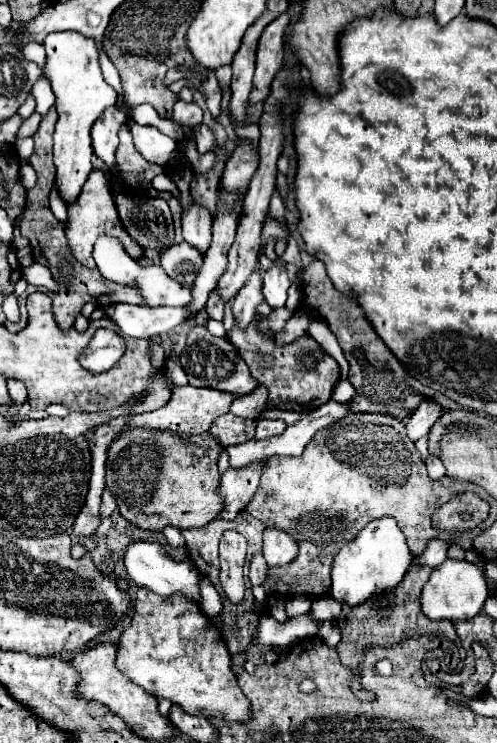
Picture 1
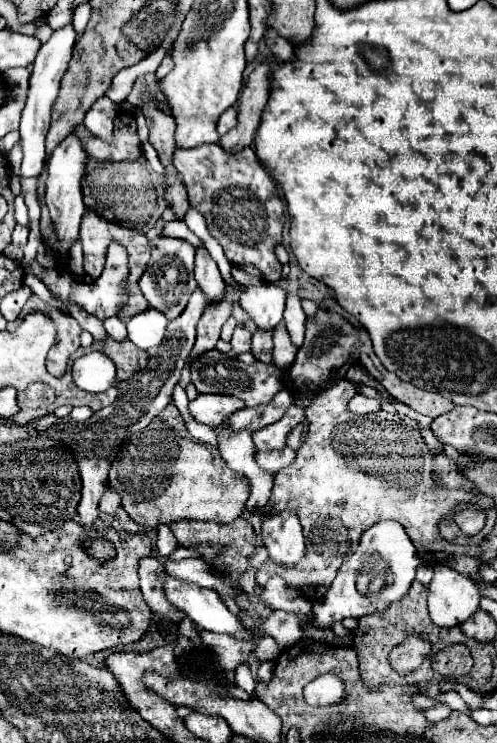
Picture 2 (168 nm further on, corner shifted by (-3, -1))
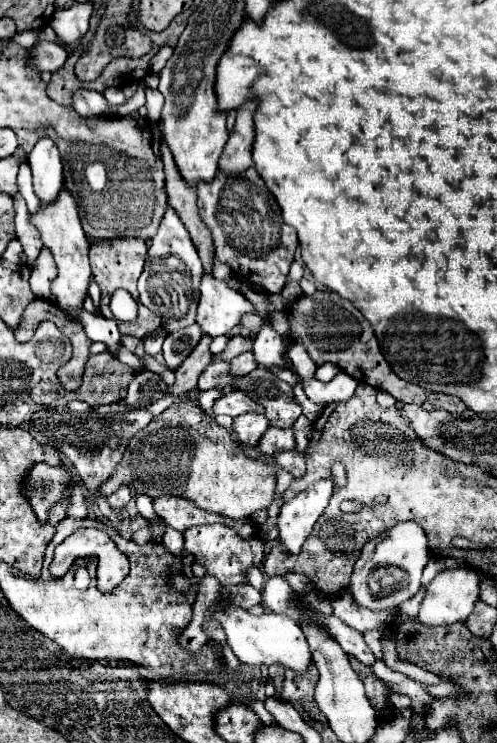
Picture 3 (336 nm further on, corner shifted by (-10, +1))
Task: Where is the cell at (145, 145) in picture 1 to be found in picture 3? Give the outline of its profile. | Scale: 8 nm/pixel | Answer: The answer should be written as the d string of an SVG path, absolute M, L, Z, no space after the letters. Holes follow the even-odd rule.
M248 168L244 174L228 178L218 170L212 182L198 184L198 208L204 224L212 232L218 260L228 264L232 272L244 276L250 286L264 292L282 292L298 236L294 228L284 224L280 206L260 180L260 174Z

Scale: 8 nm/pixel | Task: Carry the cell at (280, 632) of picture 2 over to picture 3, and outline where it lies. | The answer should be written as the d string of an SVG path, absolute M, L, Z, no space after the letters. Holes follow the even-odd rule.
M220 602L216 606L214 614L220 620L220 624L228 636L228 646L232 648L232 652L238 656L240 662L256 664L256 666L278 664L278 666L290 668L298 674L304 674L308 670L308 666L312 662L308 642L306 642L304 632L300 630L300 626L294 620L290 620L282 614L274 614L274 612L268 612L264 616L252 616L244 608L232 606L226 602Z

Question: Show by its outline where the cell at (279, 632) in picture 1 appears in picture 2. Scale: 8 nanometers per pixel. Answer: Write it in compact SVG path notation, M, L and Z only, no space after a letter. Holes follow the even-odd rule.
M383 520L363 532L359 548L341 564L331 588L325 594L323 604L313 606L309 626L315 628L331 628L333 622L343 618L361 618L367 614L383 612L393 602L403 598L415 580L415 568L421 564L413 542L409 540L405 528L395 520ZM357 576L369 576L367 590L361 590L357 584Z

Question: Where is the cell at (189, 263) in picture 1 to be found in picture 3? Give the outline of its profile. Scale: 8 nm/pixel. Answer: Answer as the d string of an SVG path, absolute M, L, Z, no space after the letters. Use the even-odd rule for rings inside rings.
M168 204L164 218L160 222L158 234L148 244L148 256L144 272L138 280L138 292L140 302L152 310L156 316L162 318L162 328L166 332L182 330L190 324L194 324L196 306L198 306L198 288L202 280L202 262L198 258L198 252L180 222L174 208Z

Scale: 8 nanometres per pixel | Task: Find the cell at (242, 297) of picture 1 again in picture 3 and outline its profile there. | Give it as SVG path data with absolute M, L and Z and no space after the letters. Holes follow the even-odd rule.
M244 352L244 354L240 354L240 356L230 360L230 376L234 376L234 378L246 376L254 368L256 368L256 364L254 364L254 356L250 352Z

